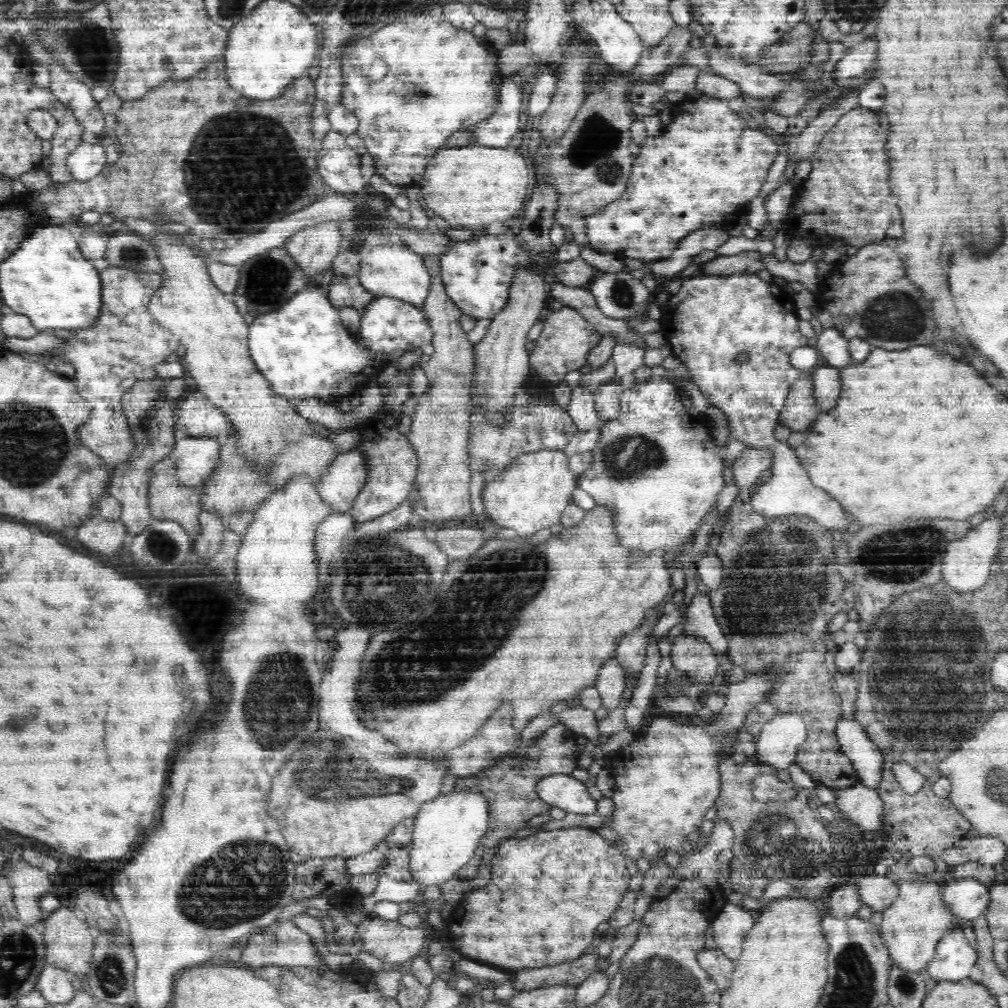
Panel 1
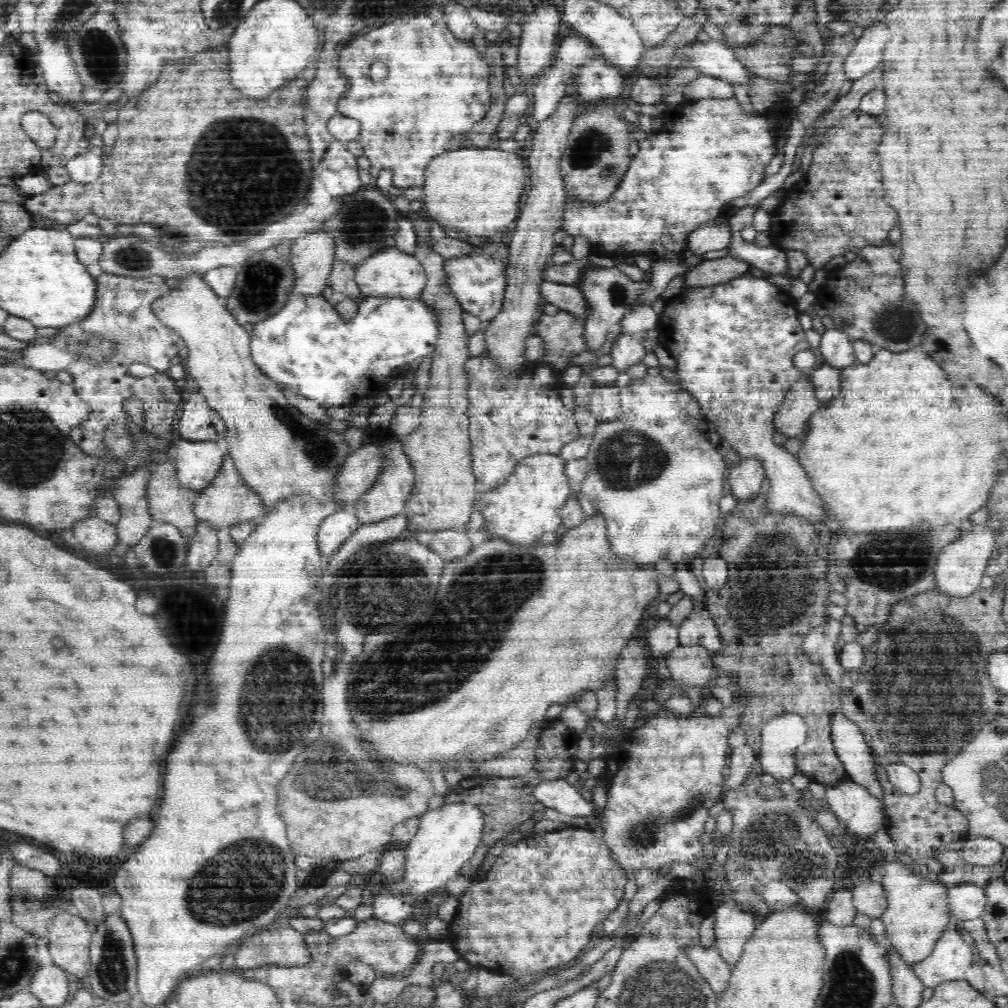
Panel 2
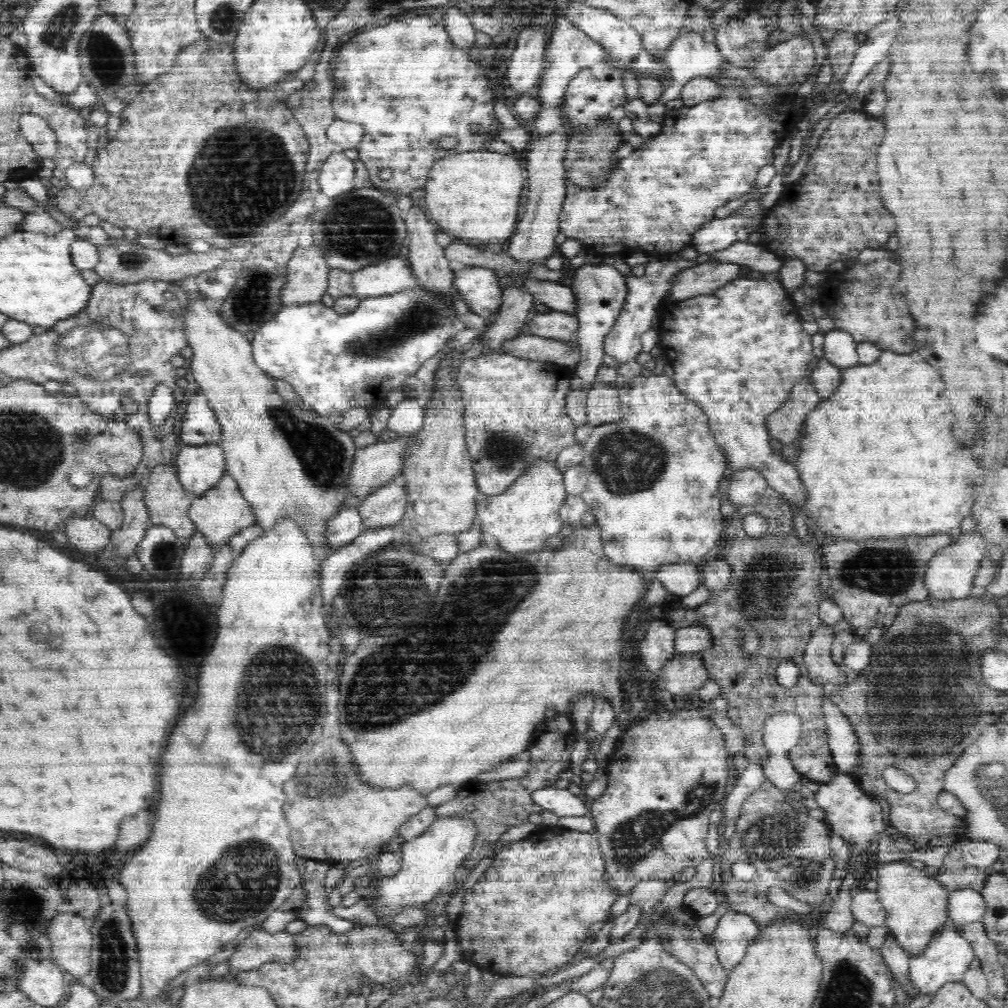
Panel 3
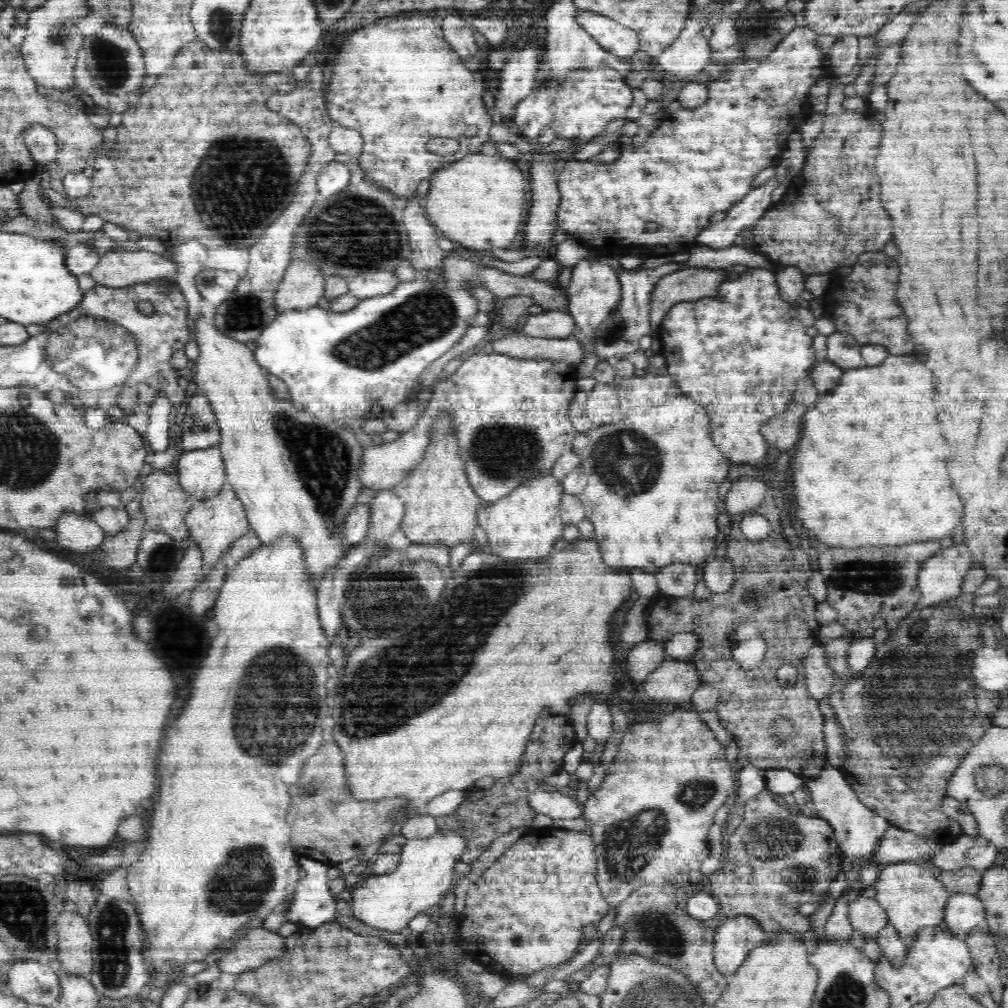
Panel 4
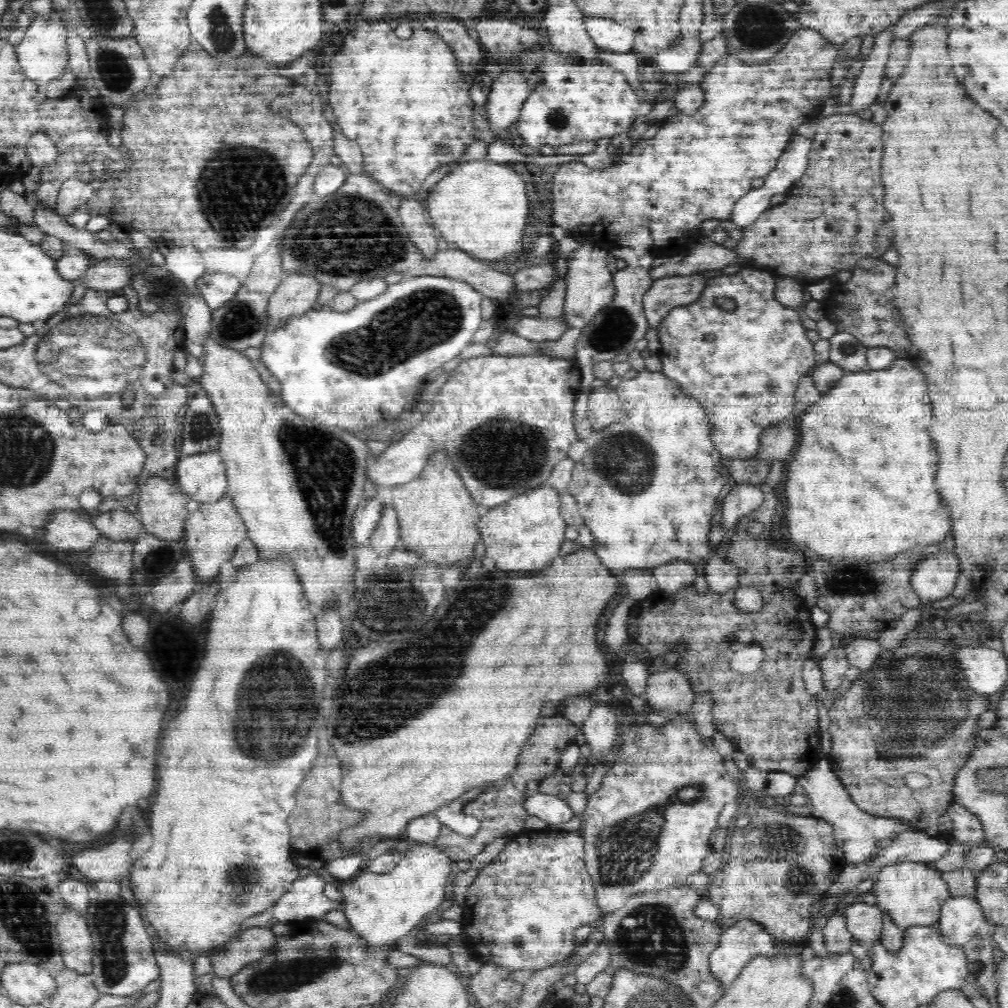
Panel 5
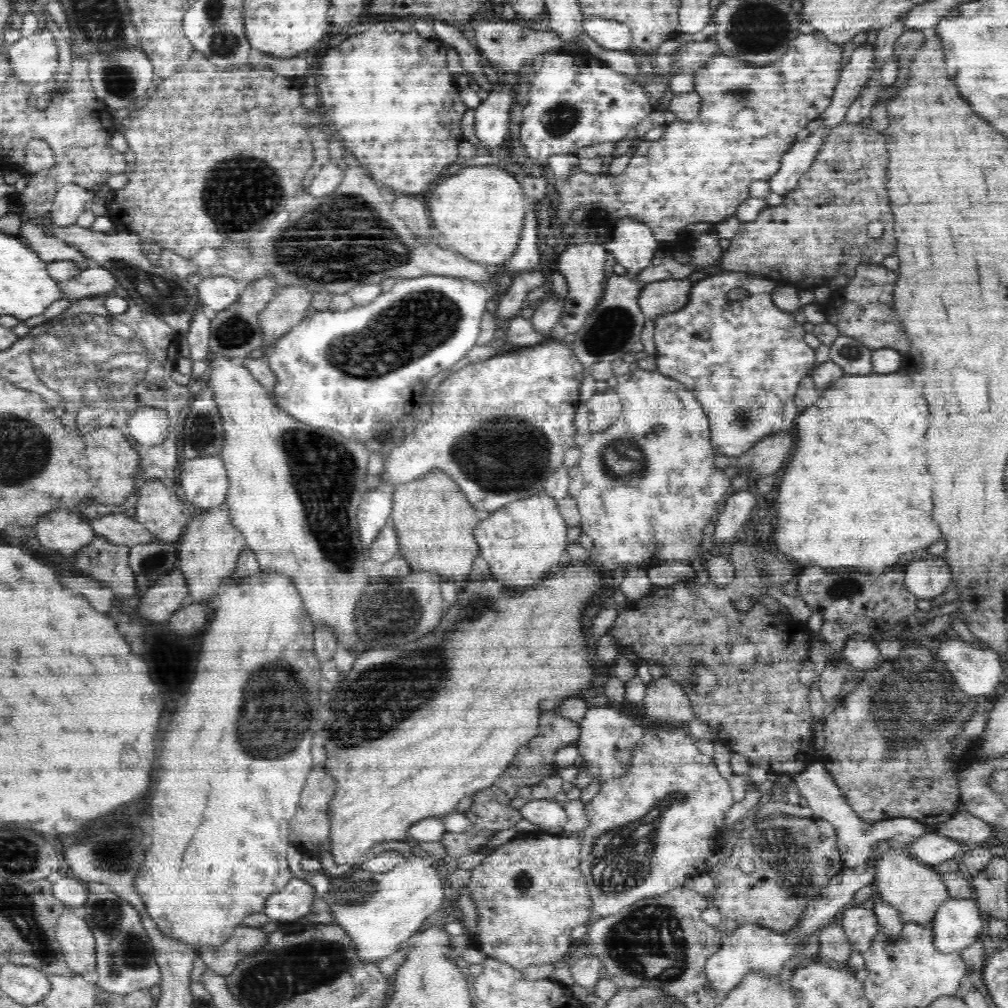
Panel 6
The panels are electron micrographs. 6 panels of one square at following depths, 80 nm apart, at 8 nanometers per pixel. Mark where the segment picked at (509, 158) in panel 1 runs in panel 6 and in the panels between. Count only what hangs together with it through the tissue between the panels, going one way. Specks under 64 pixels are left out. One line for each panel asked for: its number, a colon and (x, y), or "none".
2: (474, 190)
3: (475, 195)
4: (478, 202)
5: (482, 208)
6: (478, 212)

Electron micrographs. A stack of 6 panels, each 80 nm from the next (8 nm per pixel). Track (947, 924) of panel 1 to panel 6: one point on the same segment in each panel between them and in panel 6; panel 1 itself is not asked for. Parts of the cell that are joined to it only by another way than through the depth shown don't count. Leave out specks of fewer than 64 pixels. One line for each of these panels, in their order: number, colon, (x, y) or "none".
2: (917, 914)
3: (915, 903)
4: (914, 898)
5: (912, 893)
6: (915, 891)

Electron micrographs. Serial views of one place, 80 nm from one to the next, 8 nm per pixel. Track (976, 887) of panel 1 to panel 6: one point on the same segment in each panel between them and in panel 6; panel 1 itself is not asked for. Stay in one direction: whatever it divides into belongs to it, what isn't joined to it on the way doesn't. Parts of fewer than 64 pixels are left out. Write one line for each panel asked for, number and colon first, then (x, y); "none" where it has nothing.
2: (966, 901)
3: (965, 906)
4: (963, 912)
5: (960, 918)
6: (958, 923)

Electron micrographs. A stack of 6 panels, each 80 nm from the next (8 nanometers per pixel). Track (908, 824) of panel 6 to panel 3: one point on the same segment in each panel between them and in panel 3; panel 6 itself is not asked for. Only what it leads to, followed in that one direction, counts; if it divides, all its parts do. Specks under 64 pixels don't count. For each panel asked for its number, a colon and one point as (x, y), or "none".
3: (858, 818)
4: (858, 830)
5: (857, 834)

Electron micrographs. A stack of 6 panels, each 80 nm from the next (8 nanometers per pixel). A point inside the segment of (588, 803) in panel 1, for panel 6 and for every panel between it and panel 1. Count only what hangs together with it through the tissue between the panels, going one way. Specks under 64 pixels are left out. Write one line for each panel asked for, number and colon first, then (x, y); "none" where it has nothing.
2: (556, 794)
3: (562, 803)
4: (555, 805)
5: (553, 811)
6: (548, 815)

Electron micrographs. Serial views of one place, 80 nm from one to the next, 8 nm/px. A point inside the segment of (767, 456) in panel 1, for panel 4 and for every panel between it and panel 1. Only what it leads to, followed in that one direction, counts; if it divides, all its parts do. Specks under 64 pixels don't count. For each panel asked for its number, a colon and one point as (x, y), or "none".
2: (746, 478)
3: (746, 487)
4: (746, 493)

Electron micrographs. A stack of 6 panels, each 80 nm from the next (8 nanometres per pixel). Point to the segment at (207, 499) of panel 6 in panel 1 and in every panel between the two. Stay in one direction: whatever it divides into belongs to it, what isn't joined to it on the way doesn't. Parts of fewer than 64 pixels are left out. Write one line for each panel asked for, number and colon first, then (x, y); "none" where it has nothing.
1: (195, 458)
2: (197, 461)
3: (199, 468)
4: (201, 473)
5: (202, 477)

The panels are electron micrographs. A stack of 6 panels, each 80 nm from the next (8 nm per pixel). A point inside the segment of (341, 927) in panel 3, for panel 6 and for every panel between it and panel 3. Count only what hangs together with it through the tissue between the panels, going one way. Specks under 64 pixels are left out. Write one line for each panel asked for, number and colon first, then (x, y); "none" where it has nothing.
4: (312, 904)
5: (305, 903)
6: (294, 901)

